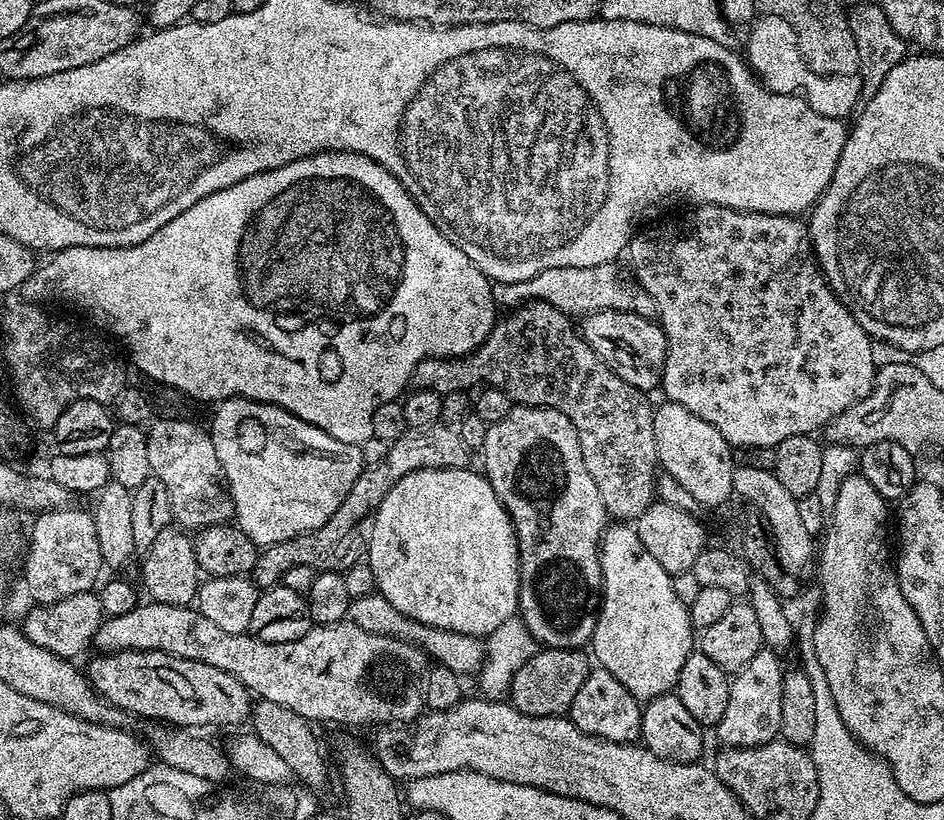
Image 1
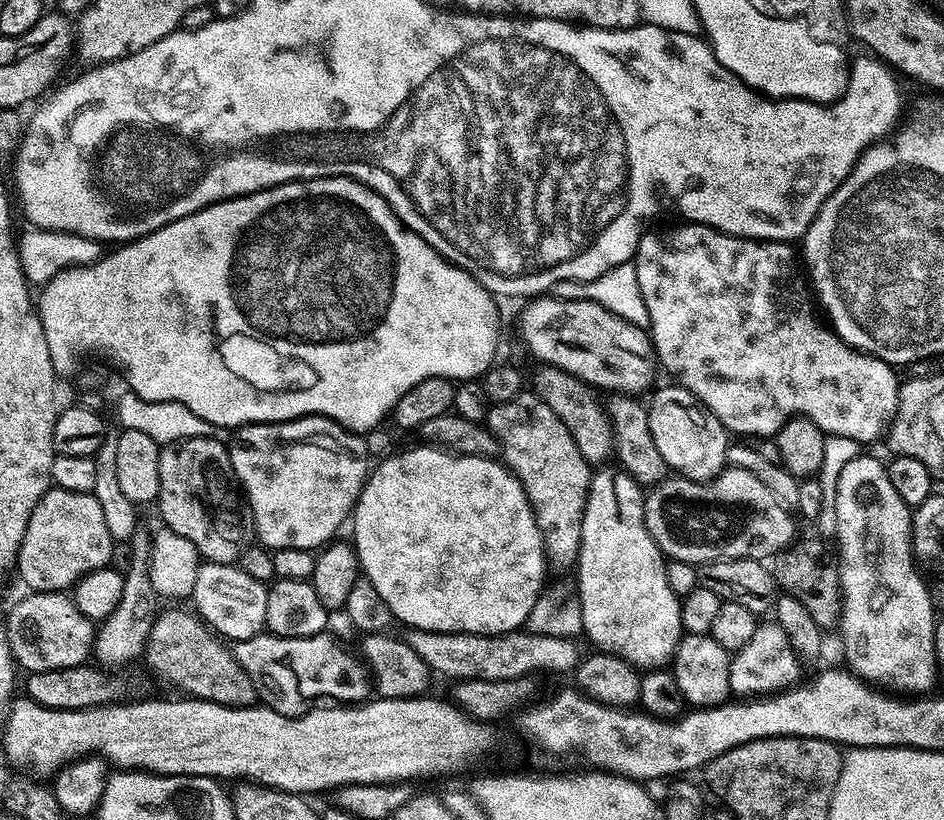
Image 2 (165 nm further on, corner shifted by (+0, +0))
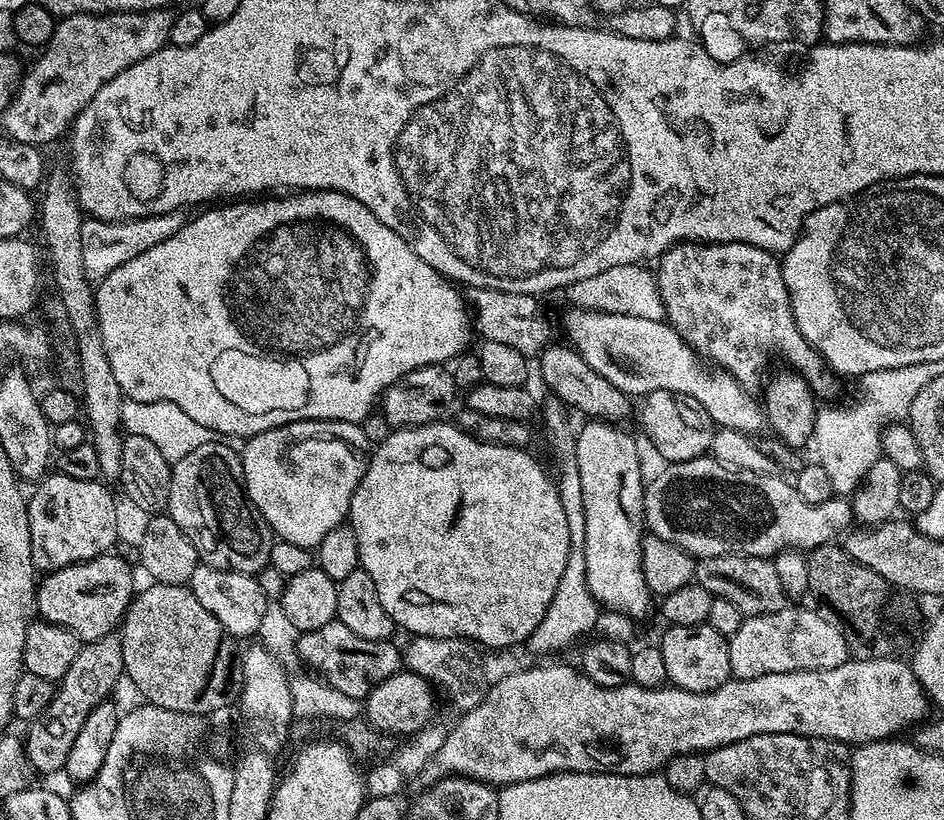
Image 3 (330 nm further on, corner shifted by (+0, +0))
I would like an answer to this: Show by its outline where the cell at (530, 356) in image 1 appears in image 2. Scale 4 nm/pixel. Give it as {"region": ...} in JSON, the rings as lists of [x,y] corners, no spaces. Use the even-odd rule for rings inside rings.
{"region":[[[543,365],[534,376],[535,395],[550,406],[550,410],[562,419],[563,425],[570,430],[578,452],[592,466],[613,455],[615,436],[612,434],[612,422],[605,405],[598,402],[597,391],[585,381],[554,366]]]}

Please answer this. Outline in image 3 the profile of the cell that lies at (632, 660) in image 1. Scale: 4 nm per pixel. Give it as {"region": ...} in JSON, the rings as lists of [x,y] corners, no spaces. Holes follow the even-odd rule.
{"region":[[[592,420],[584,429],[576,432],[576,461],[578,462],[578,474],[582,482],[582,506],[584,507],[584,517],[586,518],[586,530],[584,531],[584,557],[586,558],[586,582],[590,586],[590,594],[603,607],[610,611],[621,612],[631,616],[636,622],[642,621],[648,611],[653,611],[654,597],[646,584],[646,578],[642,574],[642,546],[646,535],[646,525],[644,518],[644,490],[646,485],[645,478],[640,477],[640,452],[636,449],[636,440],[628,432],[623,432],[623,427],[617,426],[612,422],[602,420]]]}

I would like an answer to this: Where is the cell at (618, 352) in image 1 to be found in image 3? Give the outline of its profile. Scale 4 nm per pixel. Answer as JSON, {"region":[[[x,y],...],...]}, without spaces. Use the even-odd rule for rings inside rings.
{"region":[[[470,286],[464,296],[472,309],[475,331],[477,328],[483,341],[505,343],[529,358],[537,357],[551,345],[552,324],[538,306],[540,302],[537,297],[474,286]]]}

